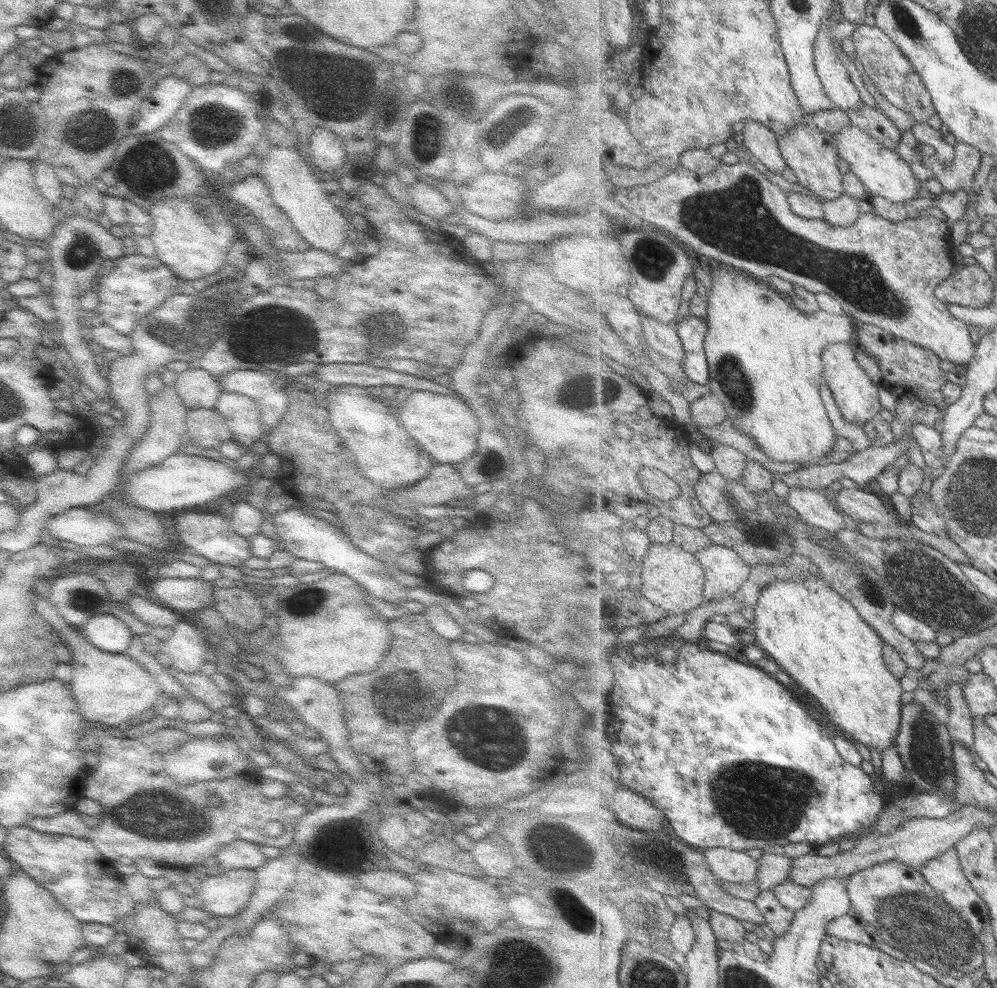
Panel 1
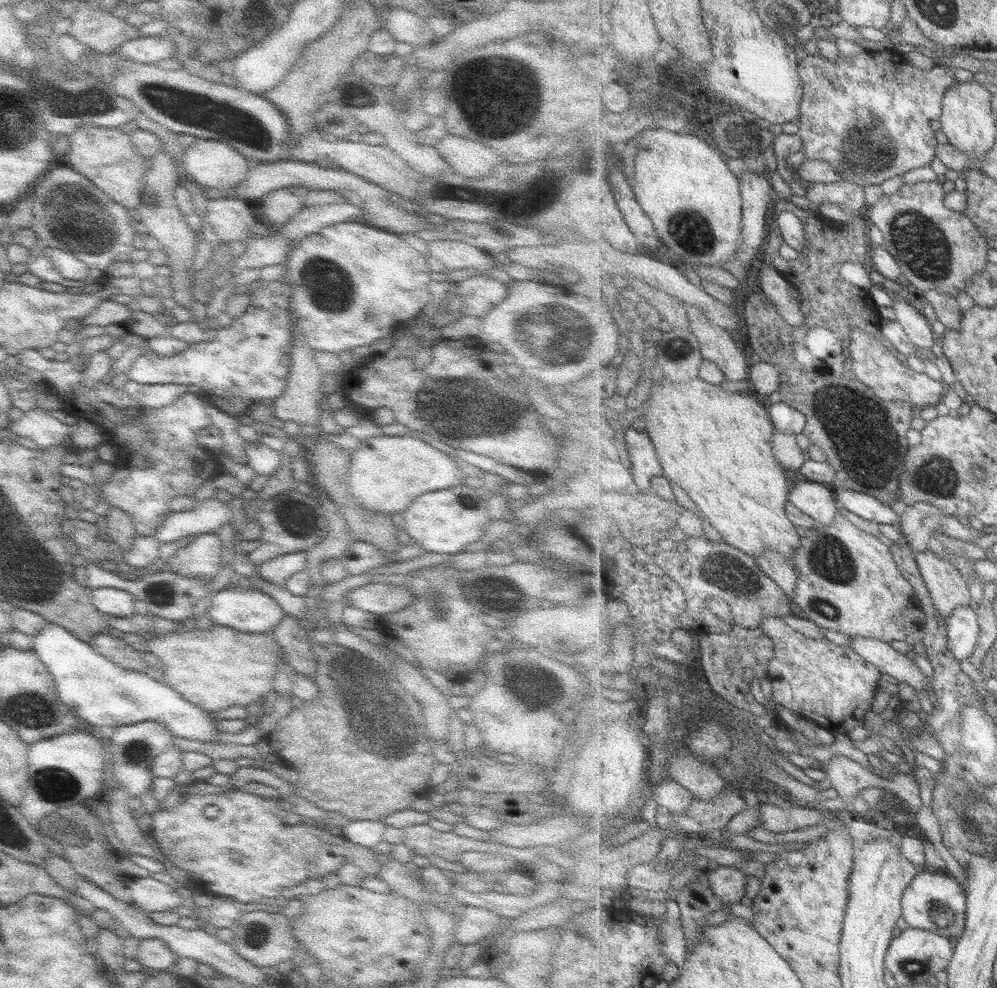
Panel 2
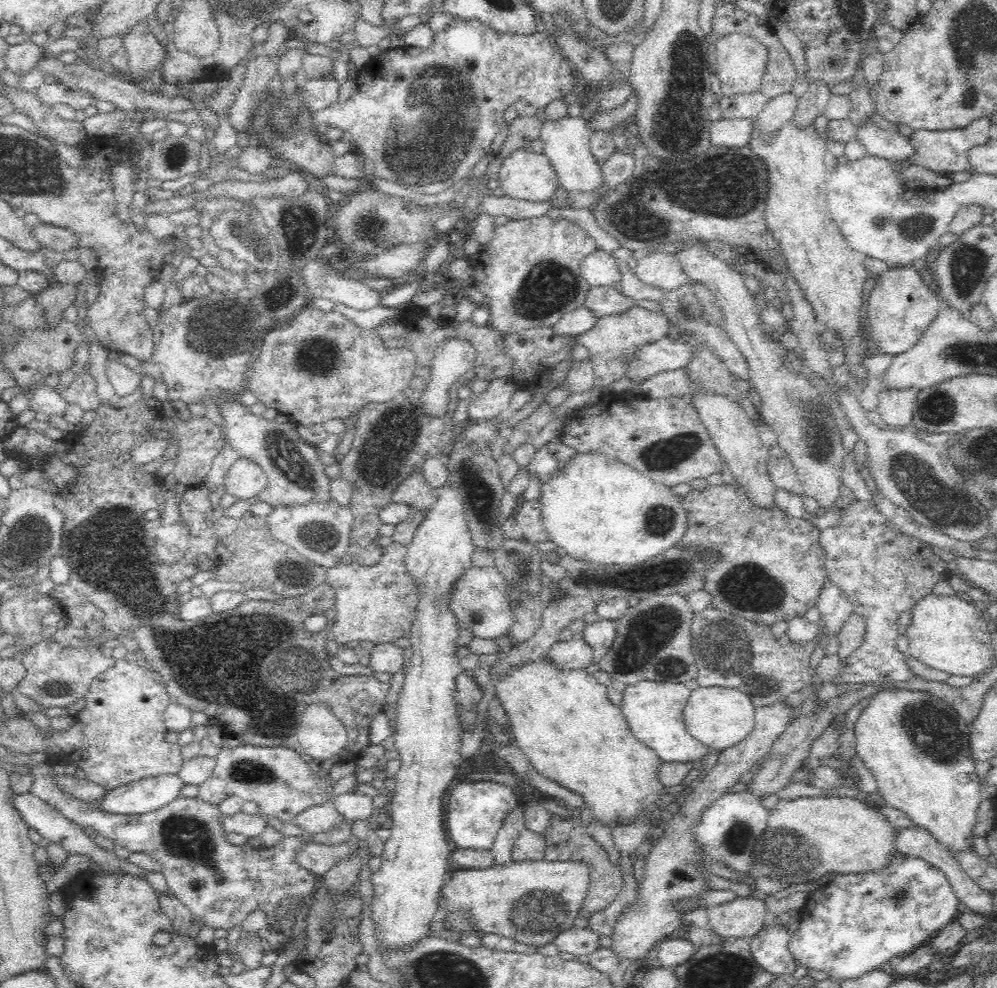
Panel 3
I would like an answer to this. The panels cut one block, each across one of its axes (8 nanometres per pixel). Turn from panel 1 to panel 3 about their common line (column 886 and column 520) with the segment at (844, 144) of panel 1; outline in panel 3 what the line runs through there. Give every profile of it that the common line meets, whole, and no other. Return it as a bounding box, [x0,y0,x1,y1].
[497,147,560,202]

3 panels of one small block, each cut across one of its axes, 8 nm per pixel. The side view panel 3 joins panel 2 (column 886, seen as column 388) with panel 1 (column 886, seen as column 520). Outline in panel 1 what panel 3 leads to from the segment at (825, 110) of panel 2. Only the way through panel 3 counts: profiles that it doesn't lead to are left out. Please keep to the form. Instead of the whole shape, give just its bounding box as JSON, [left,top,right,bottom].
[852,25,937,123]

